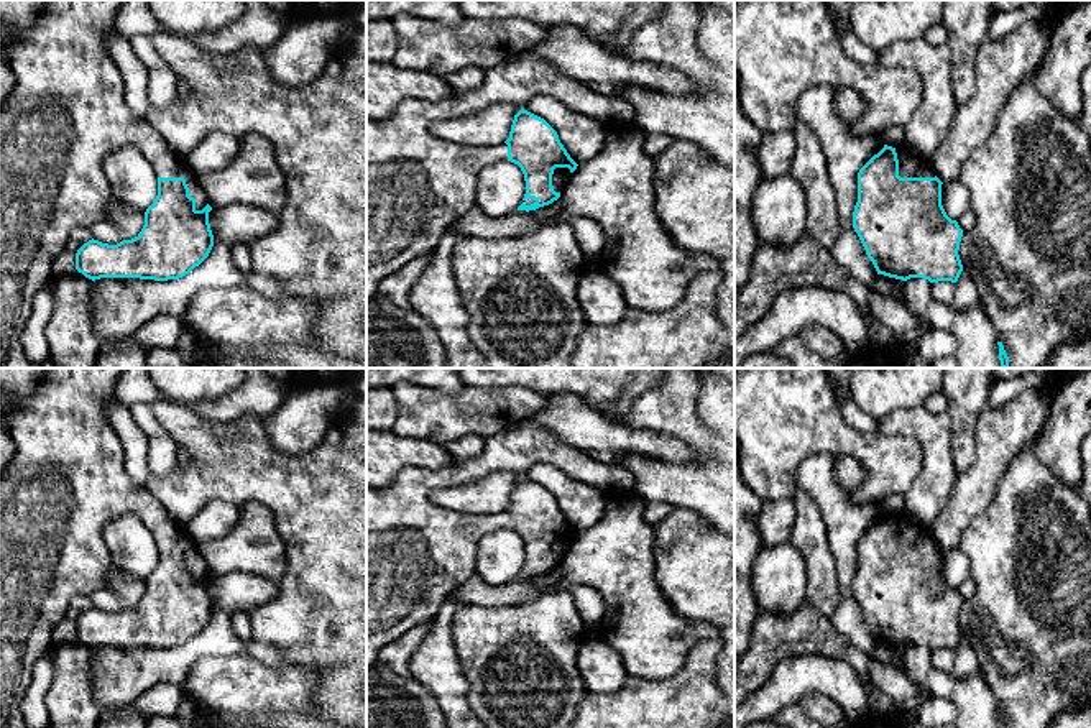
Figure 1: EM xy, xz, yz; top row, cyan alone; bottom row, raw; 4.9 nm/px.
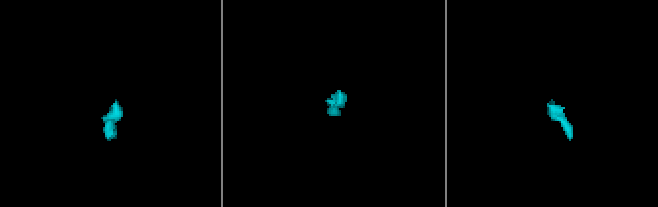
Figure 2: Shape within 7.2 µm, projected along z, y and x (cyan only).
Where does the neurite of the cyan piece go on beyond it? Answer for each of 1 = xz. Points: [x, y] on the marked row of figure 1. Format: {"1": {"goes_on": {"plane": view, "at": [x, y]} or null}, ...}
{"1": {"goes_on": {"plane": "xz", "at": [418, 186]}}}

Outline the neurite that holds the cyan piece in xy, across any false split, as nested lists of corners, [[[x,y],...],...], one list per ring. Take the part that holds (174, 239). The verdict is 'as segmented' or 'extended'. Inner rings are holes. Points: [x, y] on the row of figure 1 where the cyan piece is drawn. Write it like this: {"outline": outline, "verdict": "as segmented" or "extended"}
{"outline": [[[41,0],[38,18],[31,26],[2,28],[0,54],[12,67],[15,85],[0,107],[0,368],[39,368],[39,365],[25,355],[20,335],[33,312],[35,296],[49,284],[51,266],[59,253],[66,248],[71,232],[77,227],[90,227],[107,219],[108,204],[113,196],[102,168],[102,161],[112,150],[128,145],[143,150],[158,177],[158,196],[146,209],[145,225],[135,238],[123,240],[117,245],[102,243],[94,238],[84,243],[76,253],[76,270],[79,273],[92,281],[100,278],[140,278],[154,281],[179,279],[199,266],[209,256],[214,247],[214,235],[209,223],[209,212],[212,207],[207,204],[207,199],[197,182],[197,176],[186,164],[184,158],[168,145],[163,135],[145,117],[136,115],[125,100],[123,77],[108,53],[108,41],[113,36],[120,36],[115,28],[115,18],[125,2],[127,0]]], "verdict": "extended"}

